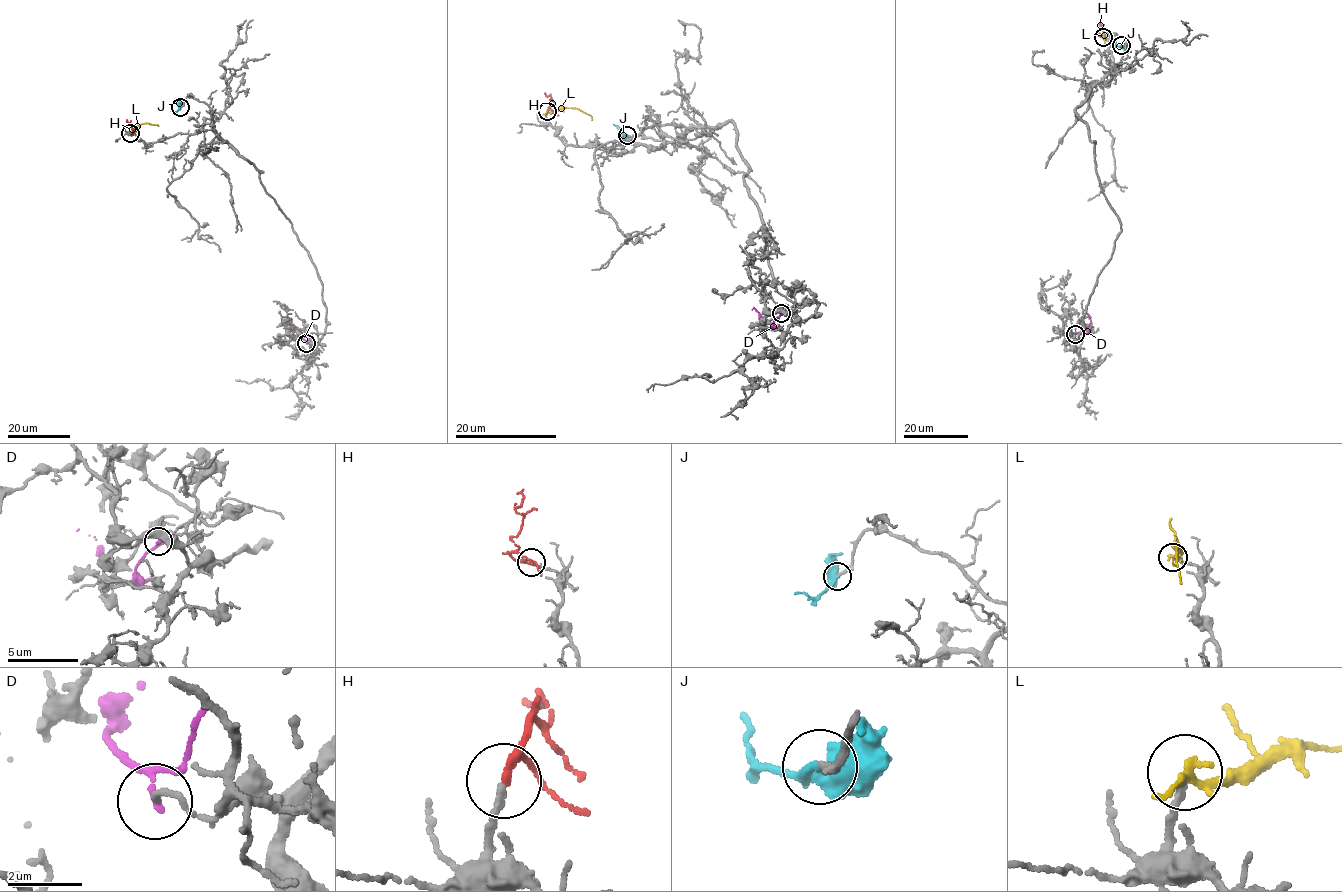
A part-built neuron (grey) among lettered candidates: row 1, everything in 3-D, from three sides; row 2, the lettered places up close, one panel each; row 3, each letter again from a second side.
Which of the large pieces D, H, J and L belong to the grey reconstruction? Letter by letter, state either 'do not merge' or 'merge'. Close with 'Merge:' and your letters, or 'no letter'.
D: do not merge
H: merge
J: merge
L: do not merge
Merge: H, J

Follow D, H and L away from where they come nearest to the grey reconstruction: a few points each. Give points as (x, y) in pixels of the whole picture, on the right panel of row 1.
D: (1074, 334), (1086, 331), (1091, 326), (1085, 311)
H: (1103, 37), (1098, 35), (1100, 20)
L: (1103, 37), (1104, 34), (1107, 46)

